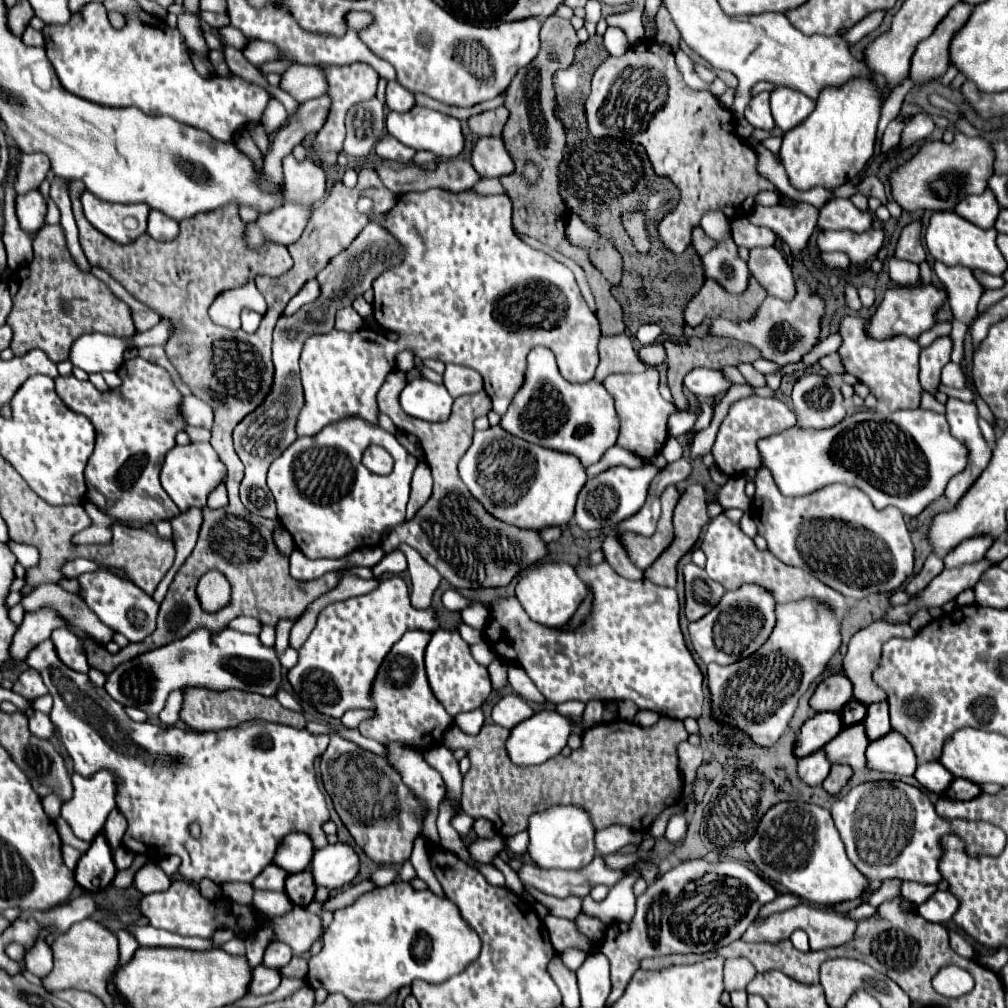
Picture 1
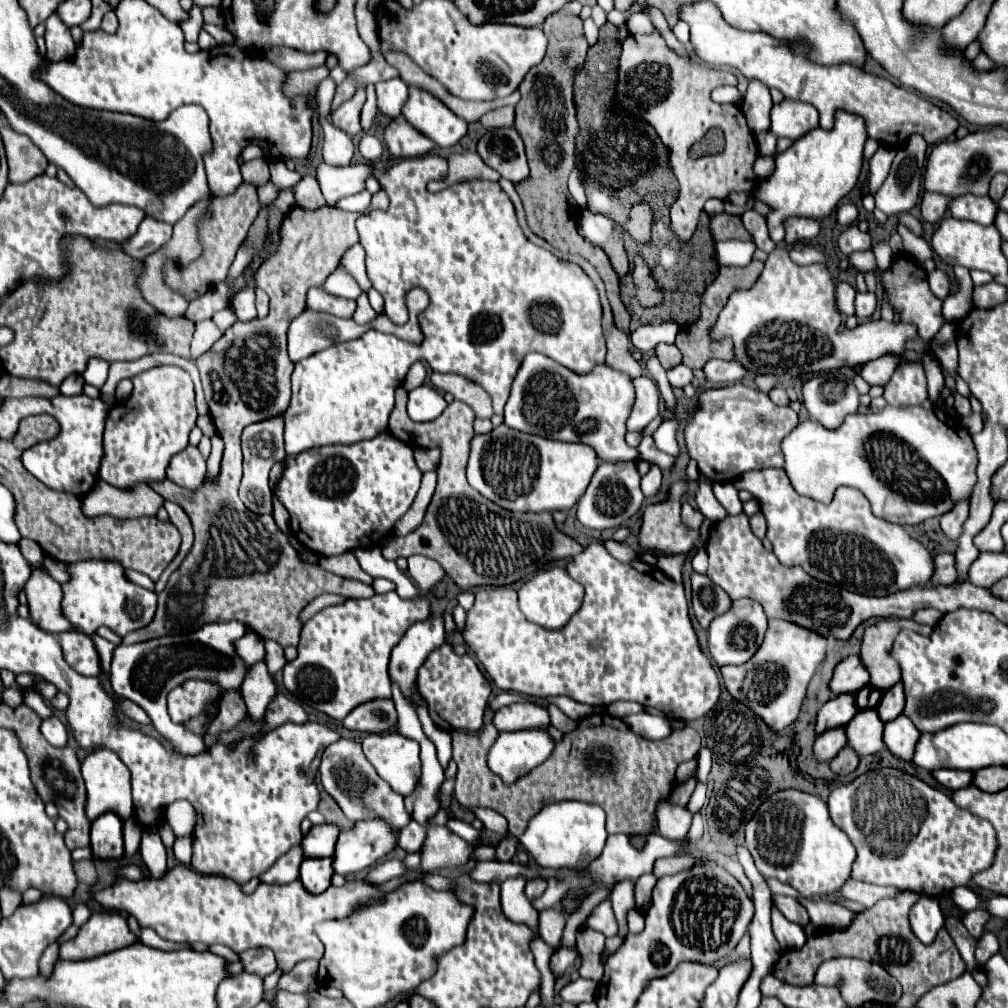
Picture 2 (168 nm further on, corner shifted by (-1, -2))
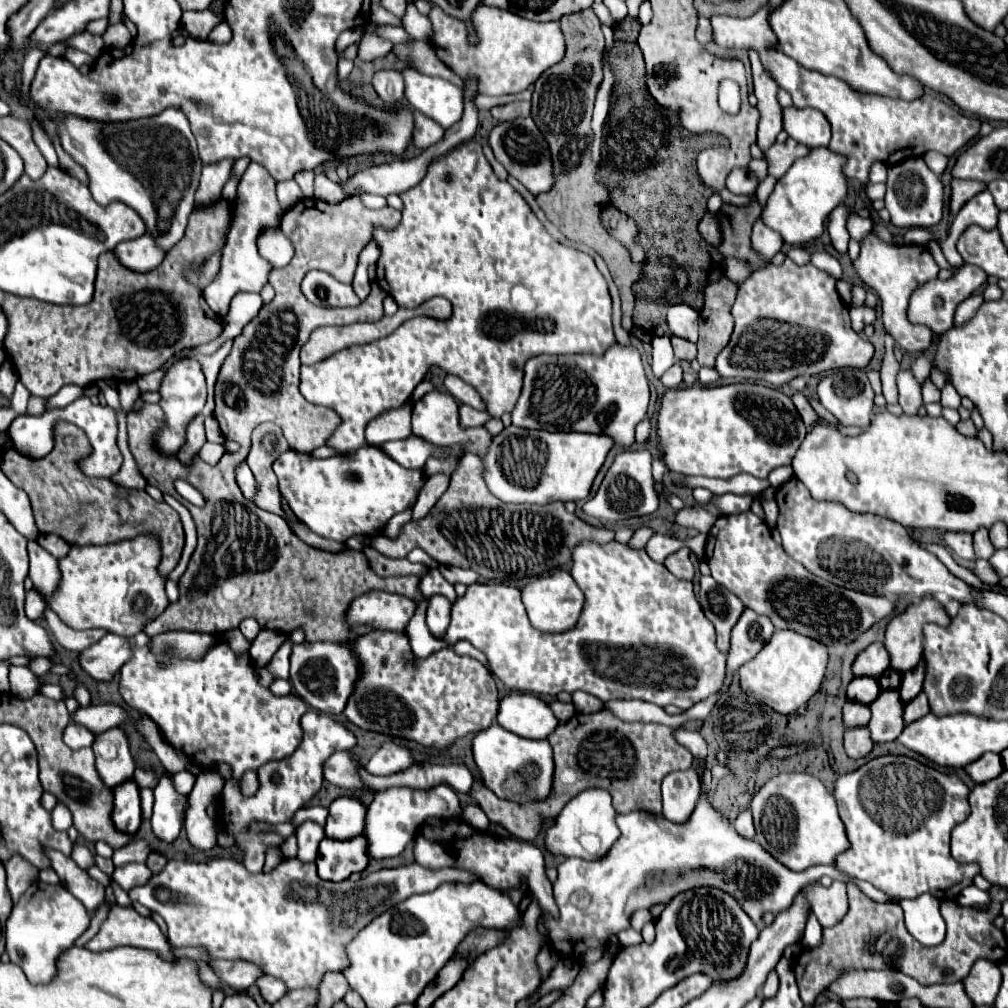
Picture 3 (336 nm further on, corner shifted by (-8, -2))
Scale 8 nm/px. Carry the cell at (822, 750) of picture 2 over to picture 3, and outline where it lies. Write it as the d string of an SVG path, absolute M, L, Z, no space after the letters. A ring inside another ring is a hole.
M847 700L847 704L843 706L845 728L847 726L867 726L869 718L871 718L869 704L863 704L863 702L857 702L857 700Z

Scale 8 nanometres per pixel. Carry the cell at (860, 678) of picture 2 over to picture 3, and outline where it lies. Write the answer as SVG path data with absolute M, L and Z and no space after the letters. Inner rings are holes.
M883 642L869 644L853 662L853 674L871 674L871 676L883 676L883 670L889 668L889 652L883 646Z

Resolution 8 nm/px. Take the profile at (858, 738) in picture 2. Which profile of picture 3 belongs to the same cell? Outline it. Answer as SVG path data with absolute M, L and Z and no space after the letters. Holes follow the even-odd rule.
M883 690L879 698L871 704L871 720L867 728L871 730L873 742L891 742L903 730L903 708L905 702L901 700L899 690Z

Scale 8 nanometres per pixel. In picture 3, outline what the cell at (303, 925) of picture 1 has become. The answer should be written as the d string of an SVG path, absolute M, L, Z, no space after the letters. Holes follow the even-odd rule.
M213 858L207 862L169 860L161 874L153 876L145 886L129 890L129 898L141 902L149 910L163 916L167 936L173 948L197 946L205 948L209 958L245 960L261 968L263 974L275 976L285 982L289 990L313 988L317 990L327 972L343 972L349 966L345 946L379 914L391 910L411 894L431 892L443 882L473 882L475 876L457 868L429 870L419 864L377 870L359 882L341 880L327 882L315 872L315 862L301 862L299 858L283 858L271 872L251 874L243 862L233 858Z

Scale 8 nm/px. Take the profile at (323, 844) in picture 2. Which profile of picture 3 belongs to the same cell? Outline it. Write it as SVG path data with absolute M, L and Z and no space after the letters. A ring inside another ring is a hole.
M339 796L329 806L325 824L327 838L355 838L365 830L367 806L357 796Z

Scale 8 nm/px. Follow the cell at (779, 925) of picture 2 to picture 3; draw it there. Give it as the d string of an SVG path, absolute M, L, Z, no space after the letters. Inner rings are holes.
M701 794L697 808L685 824L669 822L663 814L651 812L629 812L617 816L617 826L621 836L611 846L611 850L593 862L581 858L567 858L559 864L557 880L553 884L555 902L559 916L551 916L541 910L539 920L547 928L547 938L553 950L561 958L583 958L591 948L603 948L609 936L619 934L619 930L629 928L629 918L635 910L651 908L657 904L671 902L673 896L691 888L721 888L735 896L749 918L763 928L763 914L785 910L791 906L793 898L811 882L821 876L837 874L837 880L853 882L860 890L878 903L886 903L891 896L876 889L869 882L843 878L833 866L811 866L803 872L793 872L773 858L757 840L747 840L737 834L727 816L711 806L705 794ZM747 876L747 878L745 878ZM739 878L745 878L745 886ZM755 886L755 888L753 888Z

